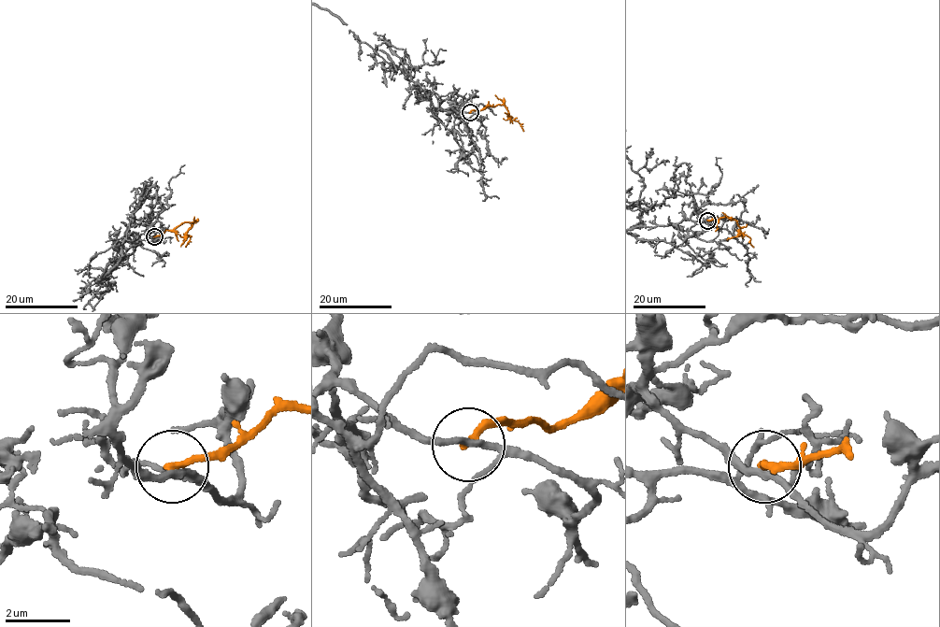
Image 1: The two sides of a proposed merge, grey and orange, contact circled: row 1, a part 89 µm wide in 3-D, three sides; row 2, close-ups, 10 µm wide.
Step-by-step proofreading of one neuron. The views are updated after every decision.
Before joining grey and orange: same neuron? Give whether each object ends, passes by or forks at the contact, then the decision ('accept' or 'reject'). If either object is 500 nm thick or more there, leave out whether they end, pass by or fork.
grey forks there; orange ends there; reject

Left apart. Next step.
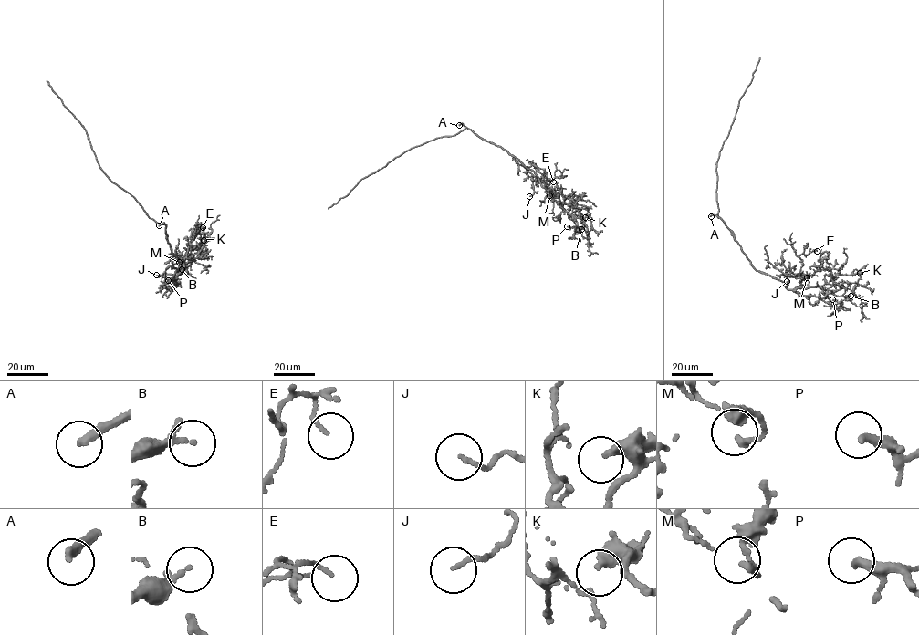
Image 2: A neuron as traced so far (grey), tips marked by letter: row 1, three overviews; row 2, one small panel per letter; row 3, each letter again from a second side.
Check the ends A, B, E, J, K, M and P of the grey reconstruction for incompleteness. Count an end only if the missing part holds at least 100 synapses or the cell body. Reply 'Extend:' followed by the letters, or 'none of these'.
Extend: A

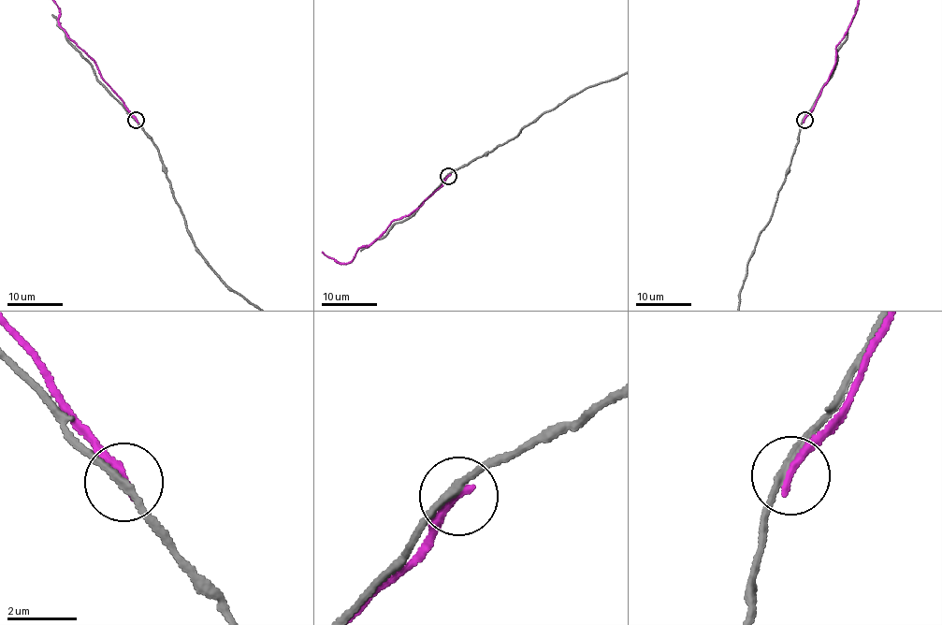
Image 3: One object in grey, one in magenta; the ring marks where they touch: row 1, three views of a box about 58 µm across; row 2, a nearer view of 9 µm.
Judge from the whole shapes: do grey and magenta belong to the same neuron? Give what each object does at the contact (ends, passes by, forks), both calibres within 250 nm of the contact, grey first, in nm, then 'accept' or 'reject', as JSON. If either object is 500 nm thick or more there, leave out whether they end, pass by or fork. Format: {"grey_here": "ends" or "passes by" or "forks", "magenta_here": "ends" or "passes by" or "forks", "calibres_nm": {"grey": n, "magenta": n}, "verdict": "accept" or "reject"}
{"grey_here": "passes by", "magenta_here": "ends", "calibres_nm": {"grey": 200, "magenta": 240}, "verdict": "reject"}

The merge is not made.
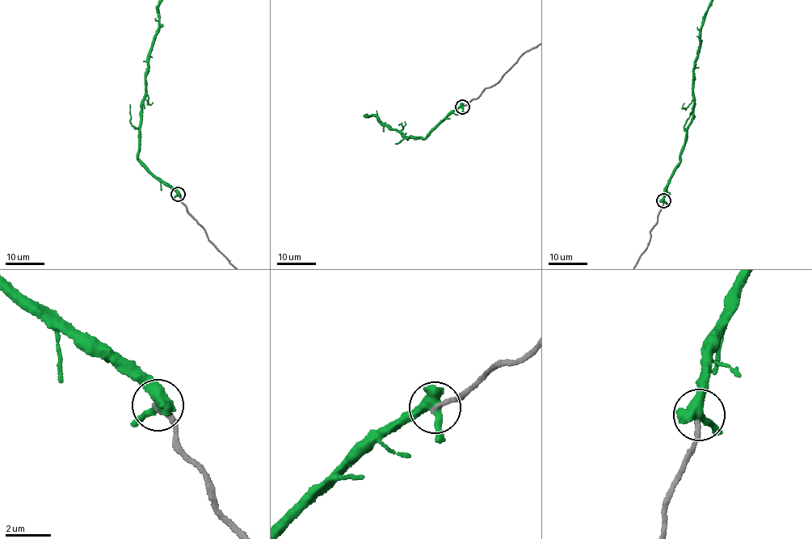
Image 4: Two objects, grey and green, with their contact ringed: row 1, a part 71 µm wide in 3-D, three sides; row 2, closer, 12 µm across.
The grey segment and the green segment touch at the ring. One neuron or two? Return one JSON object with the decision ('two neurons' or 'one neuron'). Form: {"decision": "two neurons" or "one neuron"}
{"decision": "two neurons"}

